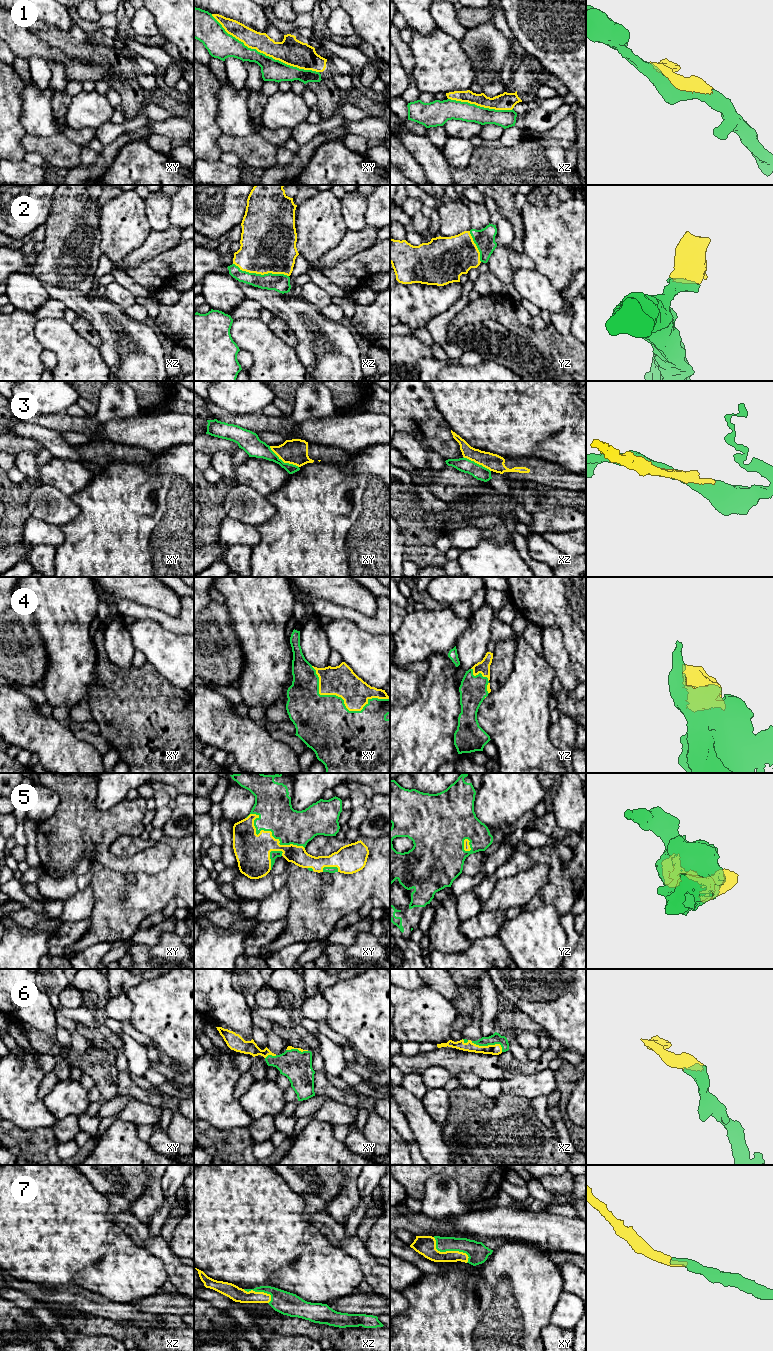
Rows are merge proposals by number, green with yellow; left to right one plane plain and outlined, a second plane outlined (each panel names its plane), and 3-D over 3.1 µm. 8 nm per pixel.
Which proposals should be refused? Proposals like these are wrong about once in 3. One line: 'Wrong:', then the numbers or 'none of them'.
Wrong: 1, 3

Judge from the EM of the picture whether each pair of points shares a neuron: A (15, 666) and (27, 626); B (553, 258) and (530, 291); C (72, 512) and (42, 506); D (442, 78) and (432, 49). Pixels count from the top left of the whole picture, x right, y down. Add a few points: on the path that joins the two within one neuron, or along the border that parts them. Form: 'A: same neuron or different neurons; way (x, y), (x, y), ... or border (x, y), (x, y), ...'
A: same neuron; way (15, 656), (15, 638), (17, 636)
B: different neurons; border (535, 268), (559, 290)
C: same neuron; way (65, 510), (49, 506)
D: same neuron; way (441, 71), (439, 69), (438, 56)

